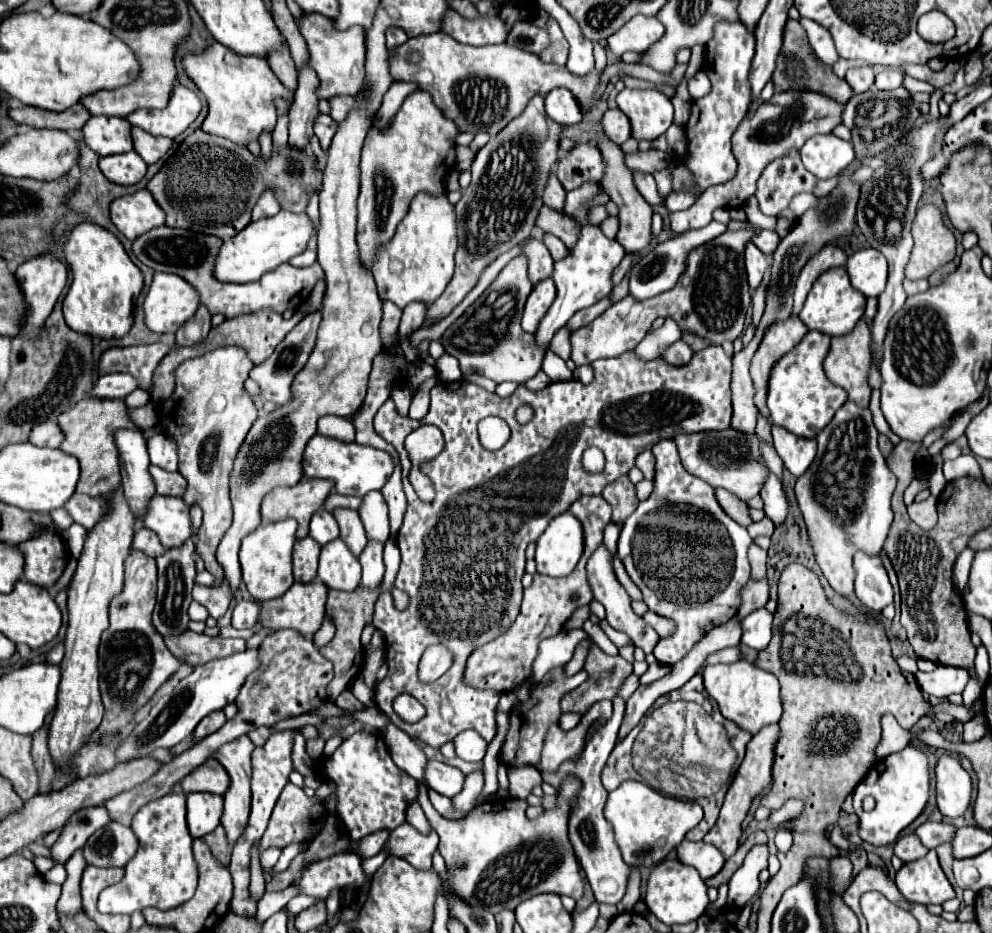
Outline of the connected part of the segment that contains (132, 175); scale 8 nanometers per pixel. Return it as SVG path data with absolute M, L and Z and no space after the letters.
M136 151L100 157L100 171L116 185L136 185L146 175L148 165Z

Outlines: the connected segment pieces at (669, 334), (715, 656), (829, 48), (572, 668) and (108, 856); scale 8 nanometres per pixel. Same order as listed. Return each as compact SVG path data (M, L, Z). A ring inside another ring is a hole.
M666 319L664 325L660 329L654 329L650 331L642 341L640 345L634 349L638 353L638 357L644 357L646 361L648 359L656 359L656 357L662 357L662 353L682 337L682 331L678 329L676 321L674 319Z
M728 647L728 649L722 649L718 653L712 653L704 663L702 667L698 669L698 675L702 675L702 671L708 667L708 665L716 665L716 663L734 663L740 659L740 649L738 647Z
M800 19L800 23L804 25L804 29L808 33L808 39L810 39L810 45L812 45L814 53L818 55L818 59L824 61L826 65L832 65L838 59L832 35L824 27L818 27L818 23L814 23L814 21Z
M586 639L576 647L572 659L564 666L564 674L567 677L570 677L583 669L590 643L590 639Z
M110 823L90 837L82 847L88 865L94 867L124 867L136 853L138 839L130 827Z

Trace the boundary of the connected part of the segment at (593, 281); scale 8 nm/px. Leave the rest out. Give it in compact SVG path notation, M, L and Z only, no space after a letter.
M586 183L586 185L574 189L574 191L570 191L570 193L566 195L566 209L564 209L564 213L570 215L572 219L578 219L582 231L580 231L580 239L578 239L576 247L570 249L568 257L564 257L562 261L556 261L556 263L554 263L554 275L552 275L552 279L554 279L554 283L556 283L558 295L556 295L556 301L552 303L552 307L550 307L550 311L548 311L546 317L542 319L542 325L538 327L538 333L536 333L538 345L546 345L546 347L548 347L550 339L554 337L554 333L556 333L562 325L566 325L568 319L570 319L576 311L580 311L580 309L584 309L584 307L590 307L590 305L594 305L596 301L600 301L602 297L606 297L606 295L612 291L612 281L610 281L612 271L614 271L614 269L620 265L620 261L626 257L626 249L624 249L618 241L604 237L596 225L590 225L590 223L586 221L588 209L584 209L582 203L588 201L588 199L592 199L598 191L600 191L600 185L598 185L598 183Z

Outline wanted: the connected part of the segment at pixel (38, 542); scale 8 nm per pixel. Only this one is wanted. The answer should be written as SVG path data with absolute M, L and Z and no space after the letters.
M44 531L40 537L20 543L18 547L26 553L24 577L32 585L54 587L68 565L68 551L62 537Z

